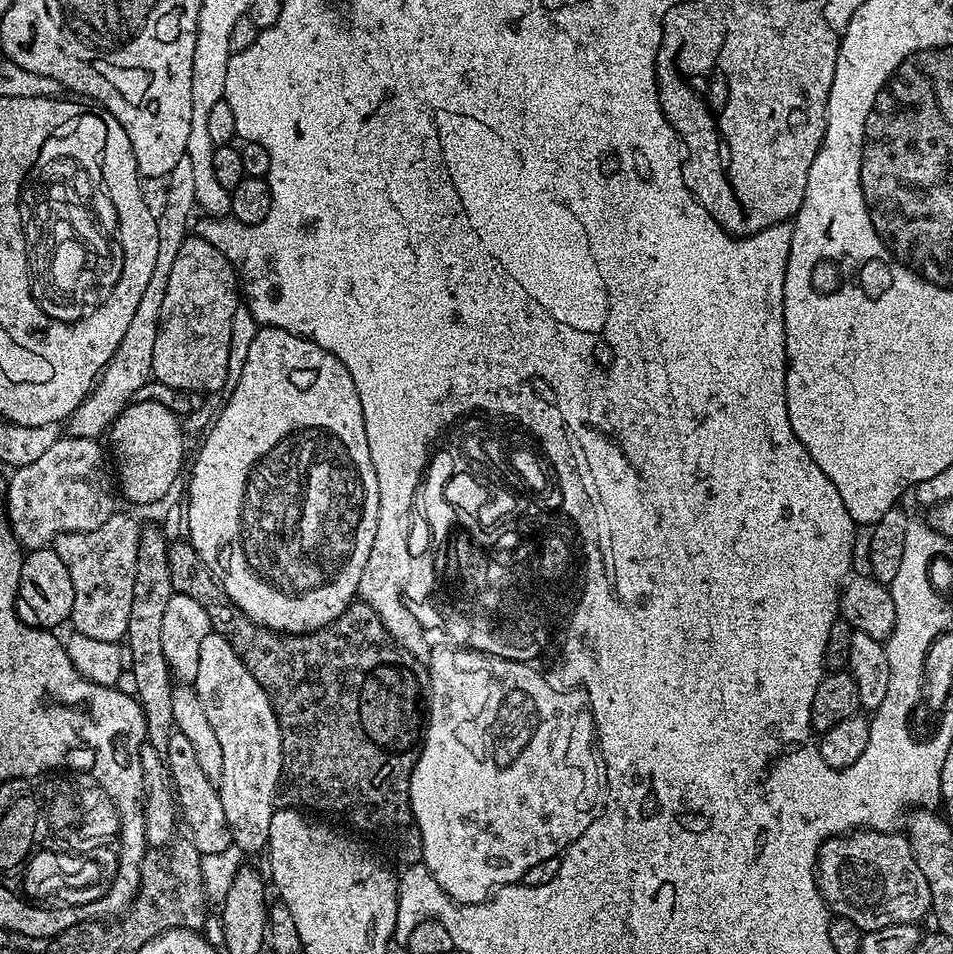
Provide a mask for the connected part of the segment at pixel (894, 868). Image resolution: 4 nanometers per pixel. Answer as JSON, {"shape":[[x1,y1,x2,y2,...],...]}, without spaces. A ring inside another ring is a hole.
{"shape":[[857,830,842,836,831,836,824,842,816,855,816,885,829,913,850,918,850,922,854,922,854,926,864,932,878,930,882,926,915,924,923,921,924,915,929,915,932,907,930,886,926,886,926,878,922,875,922,870,918,870,918,862,914,862,907,835,896,835,895,831]]}

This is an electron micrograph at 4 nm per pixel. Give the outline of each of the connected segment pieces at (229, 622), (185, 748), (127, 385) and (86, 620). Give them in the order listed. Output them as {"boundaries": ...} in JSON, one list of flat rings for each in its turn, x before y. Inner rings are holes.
{"boundaries":[[[181,538,177,544,176,541,169,543,168,561,170,562,170,582,172,583,173,592,186,594,186,598,194,598,194,602,200,603,202,610,206,610,206,614,210,616,213,632,222,634,222,638,226,638,226,642,230,642,230,646,234,646,238,658,242,658,246,670,250,670,250,674,254,674,254,678,258,678,262,690,266,690,266,694,274,706,274,714,278,718,280,741,282,742,282,770,280,771,280,785,276,787,277,809,295,808,297,810,307,810,312,814,320,814,316,812,345,812,358,827,376,828,377,838,392,851,393,858,400,863,400,866,421,863,424,859,422,834,418,830,418,822,412,813,410,778,412,777,412,770,416,765,417,758,420,756,420,745,426,727,426,693,429,691,429,686,428,671,424,669,422,664,416,661,416,656,405,650,405,648,388,633,386,626,382,626,378,614,374,614,374,610,371,606,363,602,354,602,337,620,328,624,326,629,326,635,328,635,328,652,322,653,319,660,319,658,316,657,317,637,315,635,275,632,269,628,262,627,258,622,254,622,250,619,247,614,228,597,226,590,216,581,214,574,206,566,206,562,202,562,202,558,194,550,192,543,187,539],[288,660,308,660,309,668,288,668]],[[175,730,170,734,170,742,163,752,168,763,168,773,172,779,172,788,176,791,176,803,182,824,188,827,187,835,192,844,200,851,201,856,218,854,218,850,226,850,232,843,230,826,226,822,226,810,222,810,222,798,217,785,198,766,198,758,194,755,194,746,186,739,186,734]],[[149,290,142,294,142,302,138,302,138,310,134,314,130,327,126,330,122,342,118,342,118,350,114,350,112,361,100,373,100,379,92,386,82,403,72,411,66,421,67,435,91,440,103,437,112,423,133,401,137,390,149,383,152,375,152,359,154,358,154,338,156,327,160,325,160,307,163,291]],[[117,514,106,518,98,530,67,532,56,537,54,547,58,558,70,570,74,582,74,606,71,627,98,638,102,642,120,642,127,637,130,626,130,601,134,599,134,566,138,566,138,538,141,521]]]}

